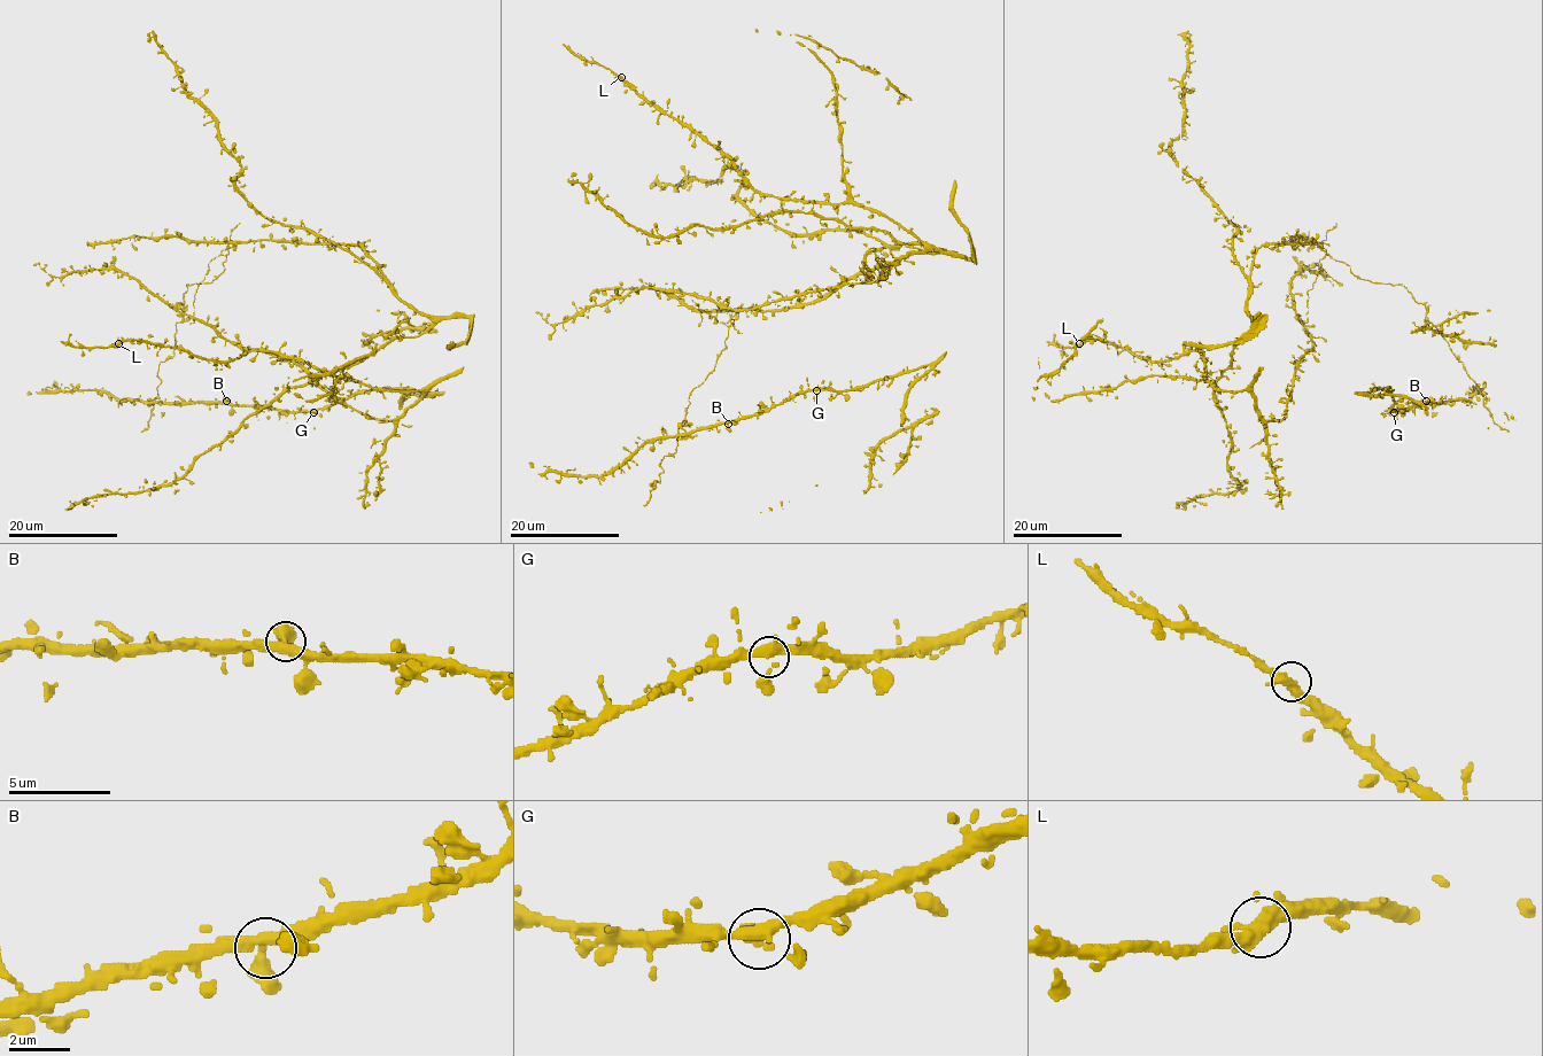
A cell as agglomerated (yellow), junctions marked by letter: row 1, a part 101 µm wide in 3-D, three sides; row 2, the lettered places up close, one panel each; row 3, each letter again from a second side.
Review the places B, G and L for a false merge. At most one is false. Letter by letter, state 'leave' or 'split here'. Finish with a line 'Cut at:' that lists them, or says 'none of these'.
B: leave
G: leave
L: leave
Cut at: none of these

